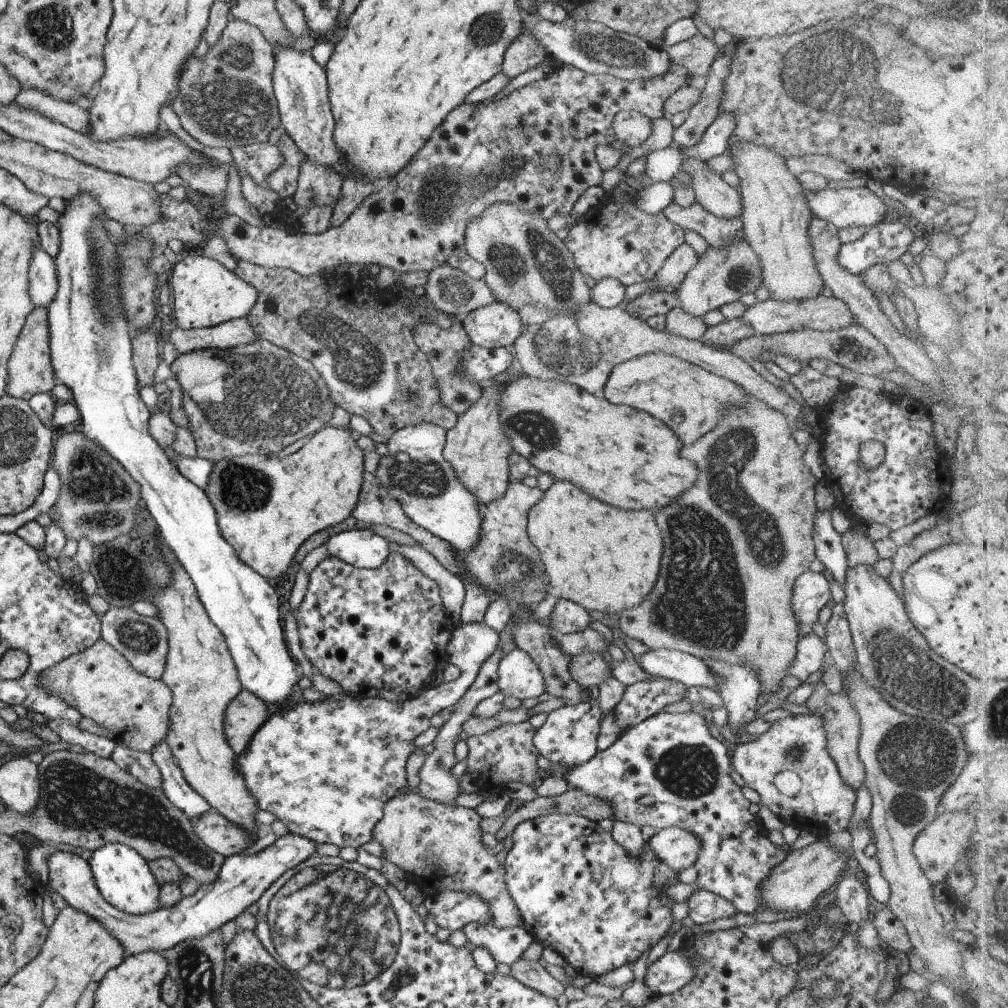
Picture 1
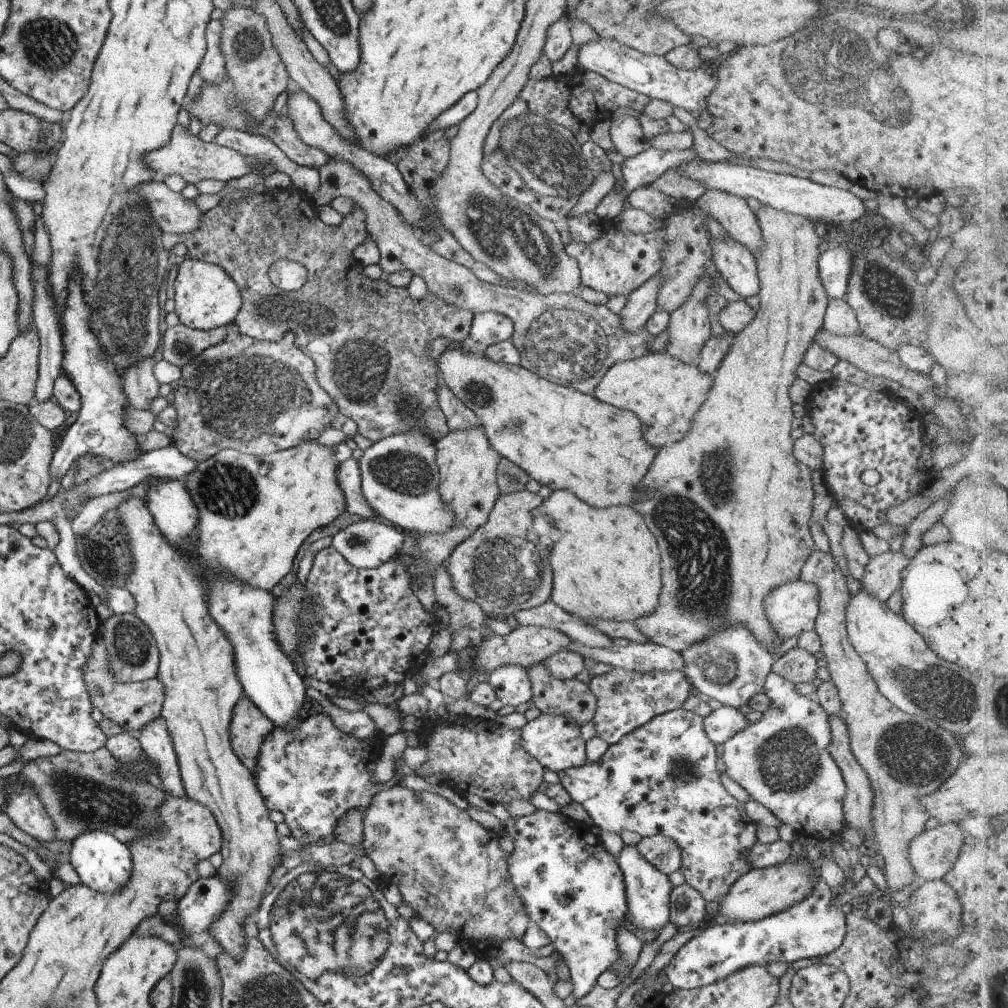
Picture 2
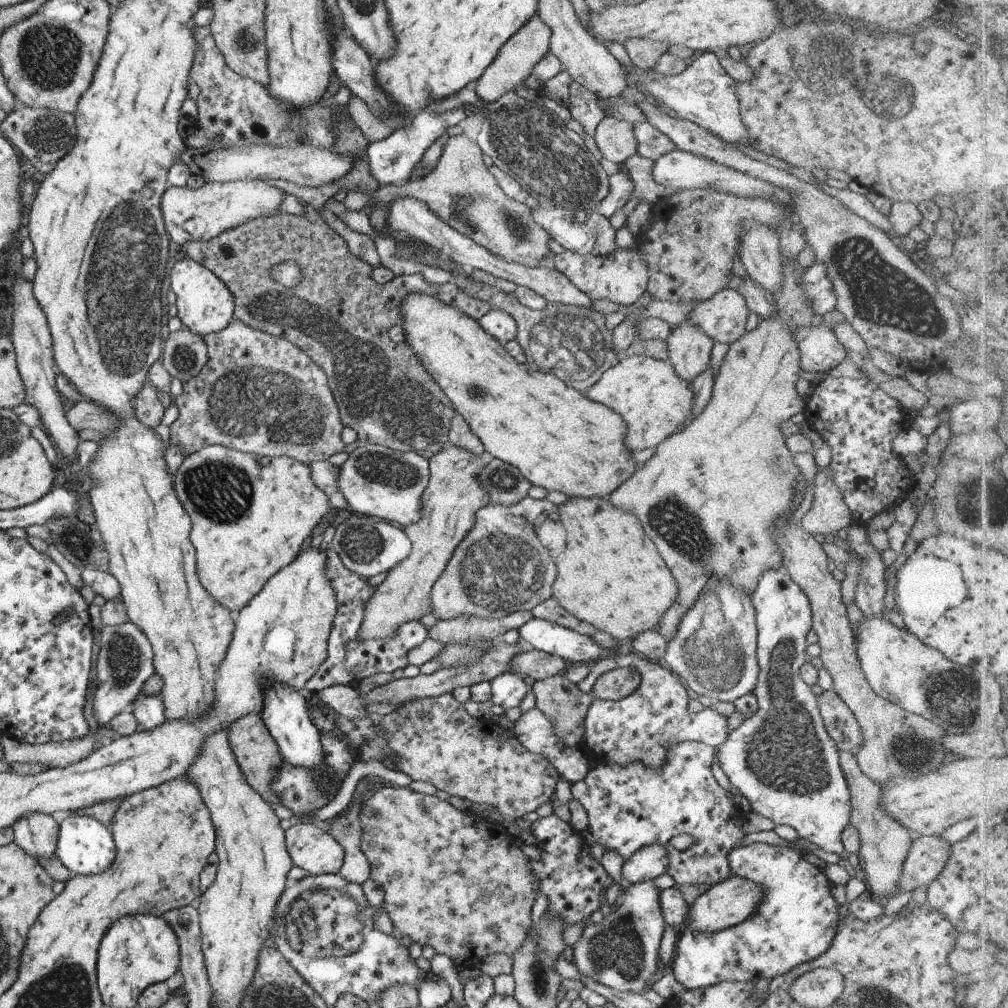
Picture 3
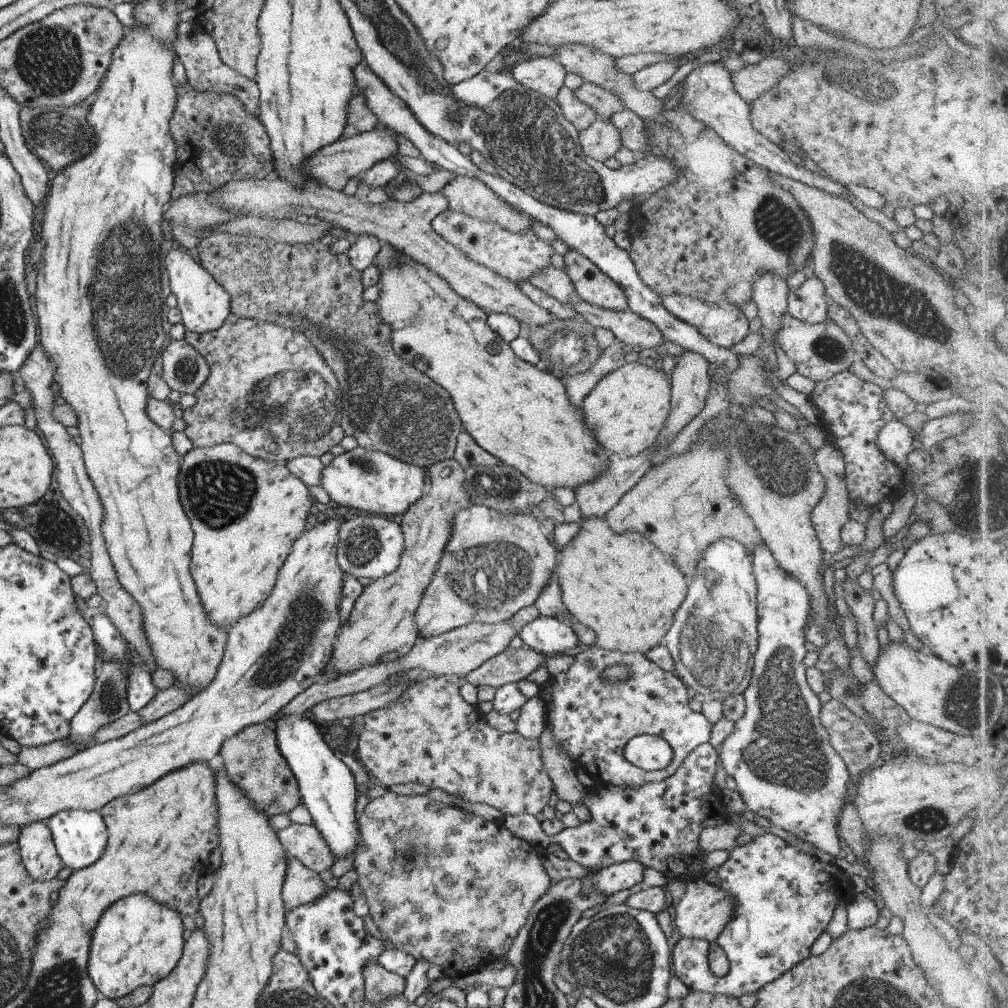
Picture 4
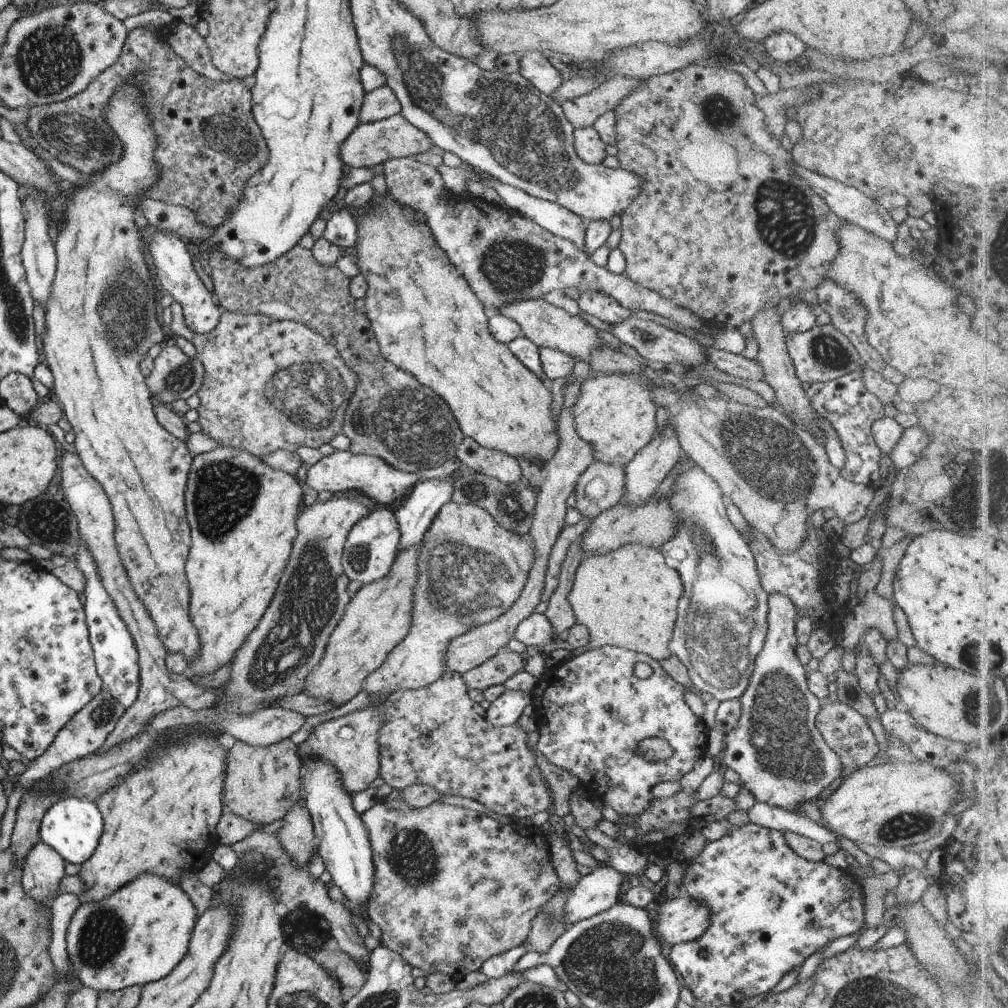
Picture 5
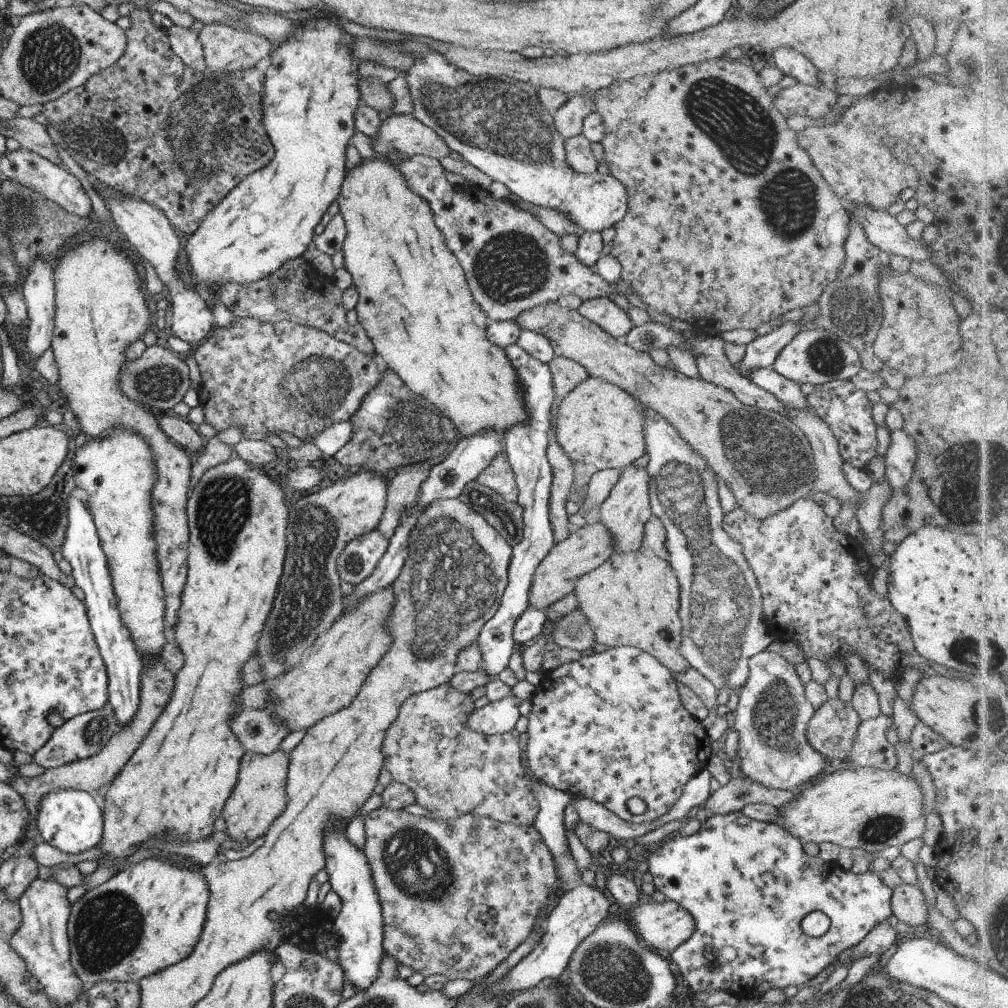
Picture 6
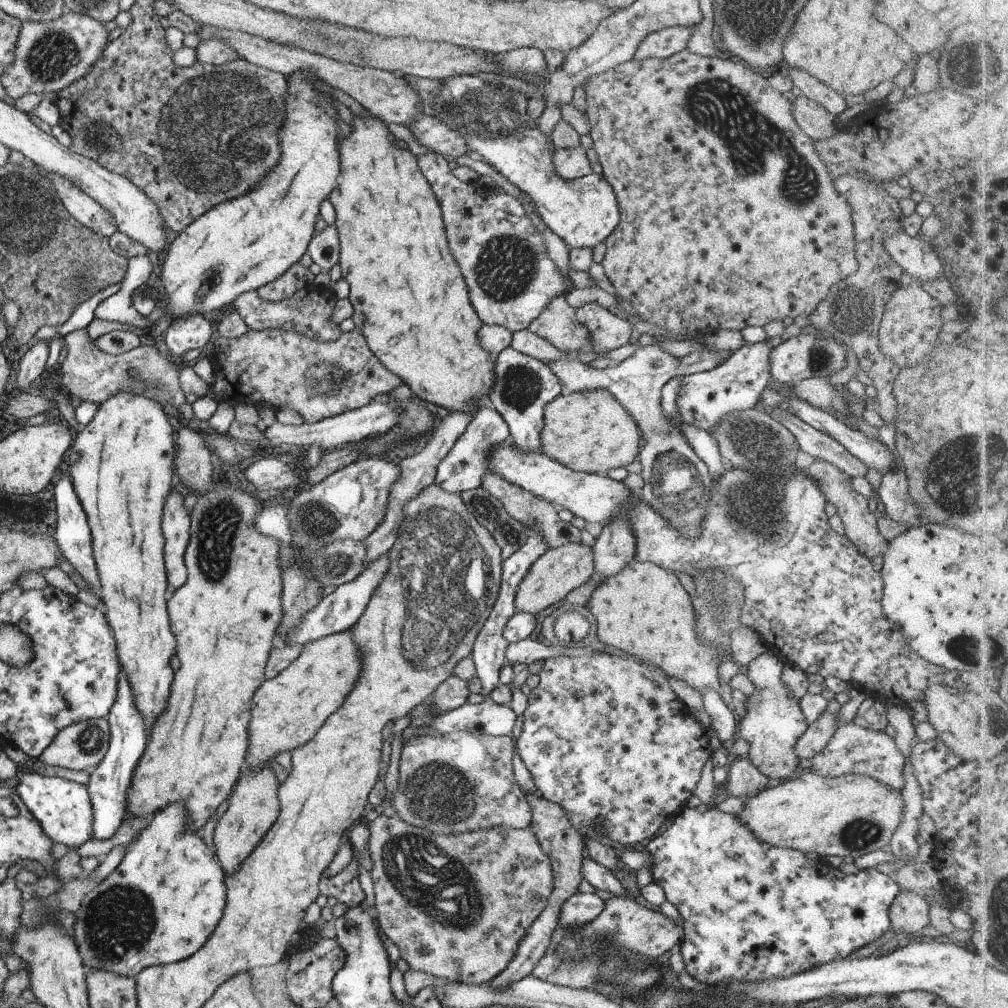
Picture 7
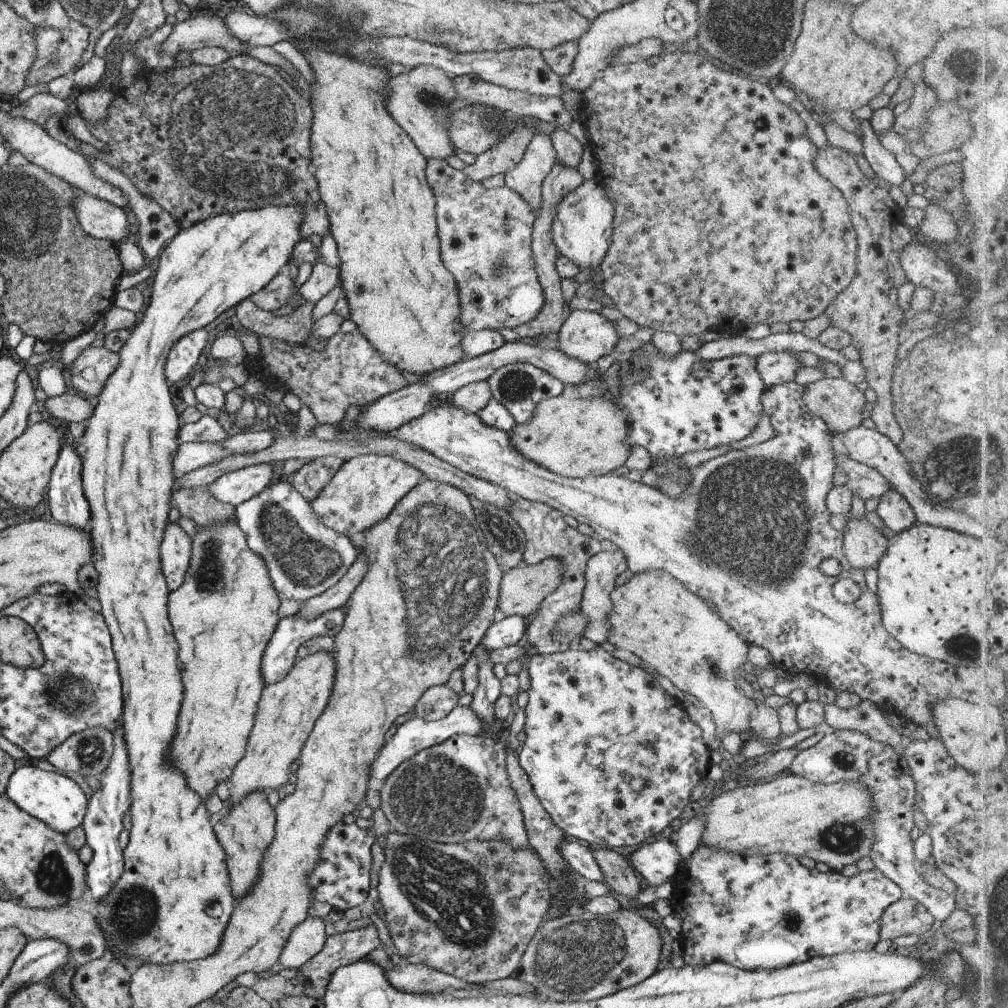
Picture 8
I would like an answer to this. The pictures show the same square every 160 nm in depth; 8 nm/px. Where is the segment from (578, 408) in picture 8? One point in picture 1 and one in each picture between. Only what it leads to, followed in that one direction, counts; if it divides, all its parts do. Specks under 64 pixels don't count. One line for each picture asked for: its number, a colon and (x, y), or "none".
1: (689, 400)
2: (664, 393)
3: (652, 400)
4: (626, 409)
5: (614, 413)
6: (598, 423)
7: (589, 432)

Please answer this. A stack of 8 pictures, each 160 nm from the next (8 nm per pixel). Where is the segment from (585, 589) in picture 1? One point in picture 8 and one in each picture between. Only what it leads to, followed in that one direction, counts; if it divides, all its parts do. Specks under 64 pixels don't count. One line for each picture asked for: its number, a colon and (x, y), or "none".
2: (605, 565)
3: (609, 575)
4: (621, 586)
5: (626, 598)
6: (631, 599)
7: (643, 611)
8: (655, 617)

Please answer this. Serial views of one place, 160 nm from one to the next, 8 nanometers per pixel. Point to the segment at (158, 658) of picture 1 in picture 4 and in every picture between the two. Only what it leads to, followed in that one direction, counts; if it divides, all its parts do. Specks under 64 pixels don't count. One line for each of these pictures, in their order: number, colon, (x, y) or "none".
2: (132, 652)
3: (124, 662)
4: (107, 701)

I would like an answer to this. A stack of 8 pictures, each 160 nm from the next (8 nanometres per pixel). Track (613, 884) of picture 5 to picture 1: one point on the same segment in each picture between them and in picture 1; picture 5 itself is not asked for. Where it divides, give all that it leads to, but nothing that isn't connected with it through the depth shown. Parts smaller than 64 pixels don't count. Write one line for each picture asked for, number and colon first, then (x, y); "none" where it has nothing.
1: (676, 847)
2: (664, 854)
3: (650, 861)
4: (610, 879)

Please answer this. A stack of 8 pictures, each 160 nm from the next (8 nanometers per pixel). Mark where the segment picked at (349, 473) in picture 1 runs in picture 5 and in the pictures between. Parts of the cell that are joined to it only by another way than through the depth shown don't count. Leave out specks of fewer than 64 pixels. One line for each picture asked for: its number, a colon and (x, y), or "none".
2: (254, 511)
3: (249, 514)
4: (245, 513)
5: (241, 512)

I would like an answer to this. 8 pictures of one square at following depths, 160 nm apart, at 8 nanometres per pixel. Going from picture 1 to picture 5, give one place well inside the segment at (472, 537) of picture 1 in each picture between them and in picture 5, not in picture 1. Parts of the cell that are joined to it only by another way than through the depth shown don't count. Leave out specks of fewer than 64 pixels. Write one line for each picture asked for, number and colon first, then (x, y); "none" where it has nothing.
2: (399, 477)
3: (376, 481)
4: (369, 481)
5: (341, 470)

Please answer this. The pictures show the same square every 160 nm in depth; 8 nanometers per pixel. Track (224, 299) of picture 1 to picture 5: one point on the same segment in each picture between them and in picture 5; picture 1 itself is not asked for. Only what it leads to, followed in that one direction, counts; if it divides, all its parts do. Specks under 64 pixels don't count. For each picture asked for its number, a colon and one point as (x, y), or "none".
2: (205, 297)
3: (204, 304)
4: (203, 304)
5: (172, 261)

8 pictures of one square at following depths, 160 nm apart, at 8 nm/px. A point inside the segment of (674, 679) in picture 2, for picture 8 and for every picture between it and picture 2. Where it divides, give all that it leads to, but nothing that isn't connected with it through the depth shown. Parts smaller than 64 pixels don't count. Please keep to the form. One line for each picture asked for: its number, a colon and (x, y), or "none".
3: (639, 727)
4: (592, 720)
5: (591, 710)
6: (606, 726)
7: (604, 738)
8: (612, 758)

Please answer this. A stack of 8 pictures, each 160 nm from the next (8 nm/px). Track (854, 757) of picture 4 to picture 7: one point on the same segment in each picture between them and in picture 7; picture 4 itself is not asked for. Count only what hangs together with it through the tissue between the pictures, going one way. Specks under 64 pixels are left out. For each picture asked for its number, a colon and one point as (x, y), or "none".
5: (844, 730)
6: (831, 729)
7: (817, 734)

